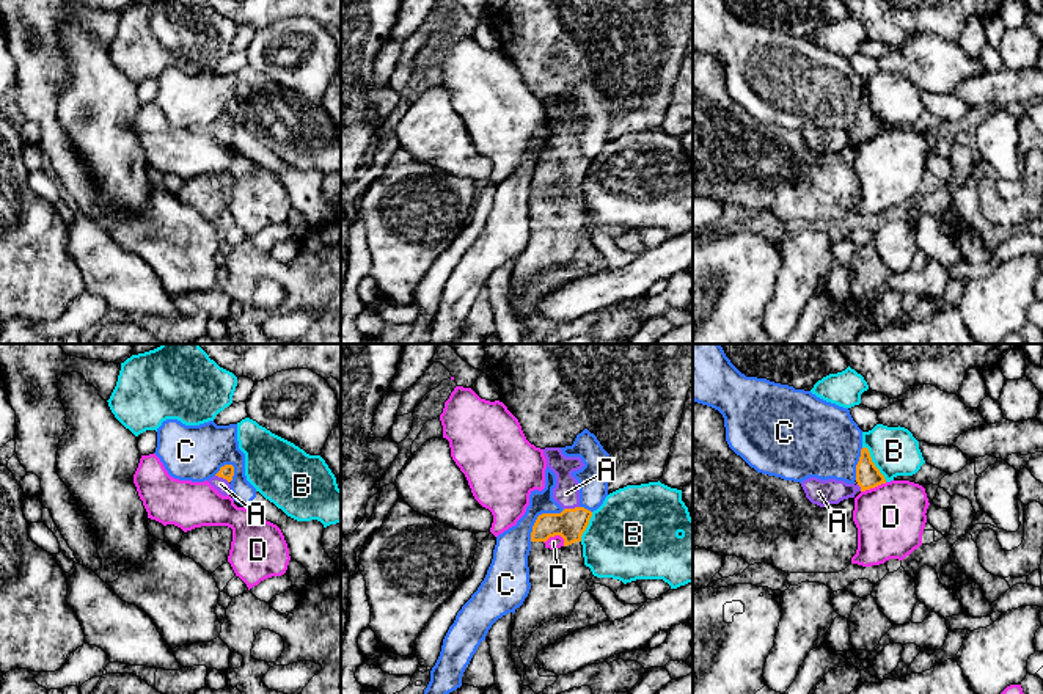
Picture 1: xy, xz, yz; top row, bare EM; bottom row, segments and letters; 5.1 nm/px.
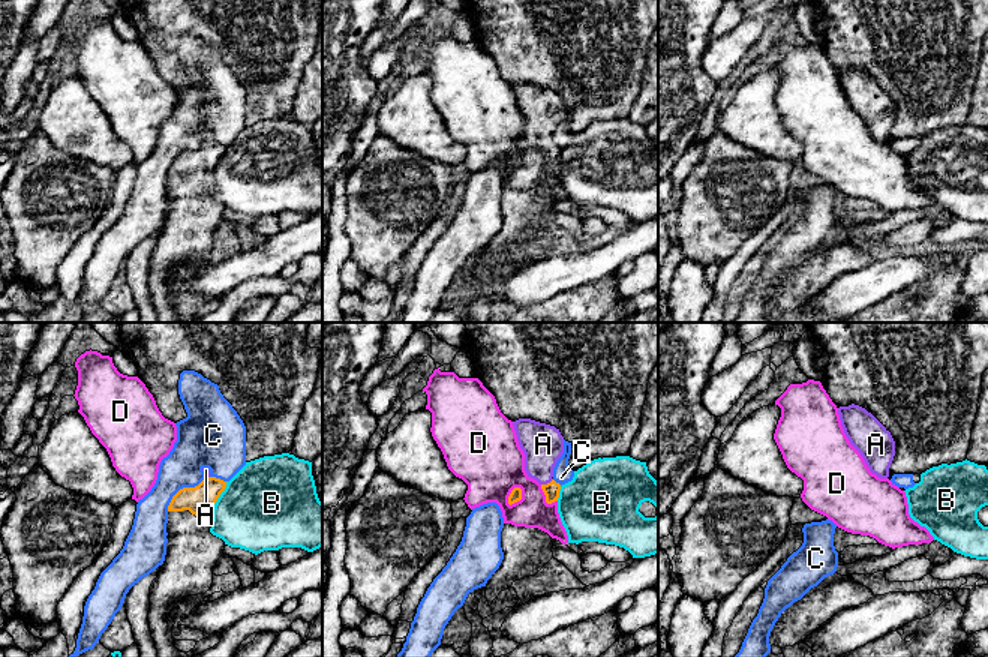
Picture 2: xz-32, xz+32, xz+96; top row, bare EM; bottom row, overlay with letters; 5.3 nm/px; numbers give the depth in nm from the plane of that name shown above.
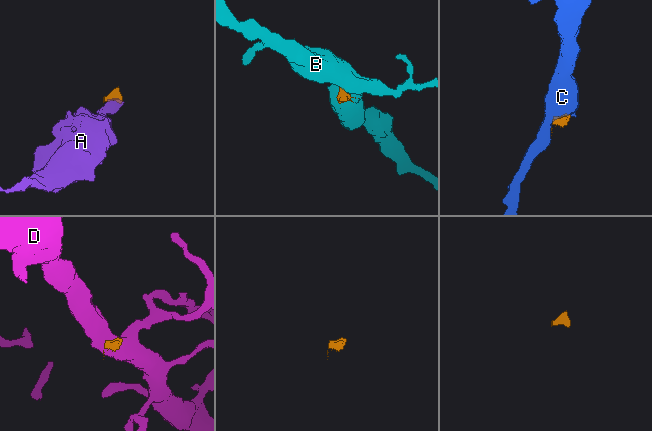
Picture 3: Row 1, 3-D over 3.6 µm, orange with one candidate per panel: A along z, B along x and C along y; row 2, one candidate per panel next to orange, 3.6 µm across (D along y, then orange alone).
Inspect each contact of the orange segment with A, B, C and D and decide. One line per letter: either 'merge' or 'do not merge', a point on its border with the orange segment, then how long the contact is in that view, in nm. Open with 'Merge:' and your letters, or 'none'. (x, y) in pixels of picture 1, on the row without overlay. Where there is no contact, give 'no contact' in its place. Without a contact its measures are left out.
Merge: A
A: merge | xz (570, 157) | 80 nm
B: do not merge | yz (874, 112) | 220 nm
C: do not merge | xz (539, 164) | 240 nm
D: do not merge | xz (553, 184) | 110 nm

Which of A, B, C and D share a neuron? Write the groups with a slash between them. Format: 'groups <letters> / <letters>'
groups A / B / C / D

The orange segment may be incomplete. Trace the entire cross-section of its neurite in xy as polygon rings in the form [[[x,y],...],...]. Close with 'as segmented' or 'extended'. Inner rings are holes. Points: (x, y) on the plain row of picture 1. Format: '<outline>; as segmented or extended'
[[[225,113],[220,116],[220,119],[210,126],[207,130],[223,144],[228,144],[231,140],[231,129],[234,124],[234,115]]]; extended

